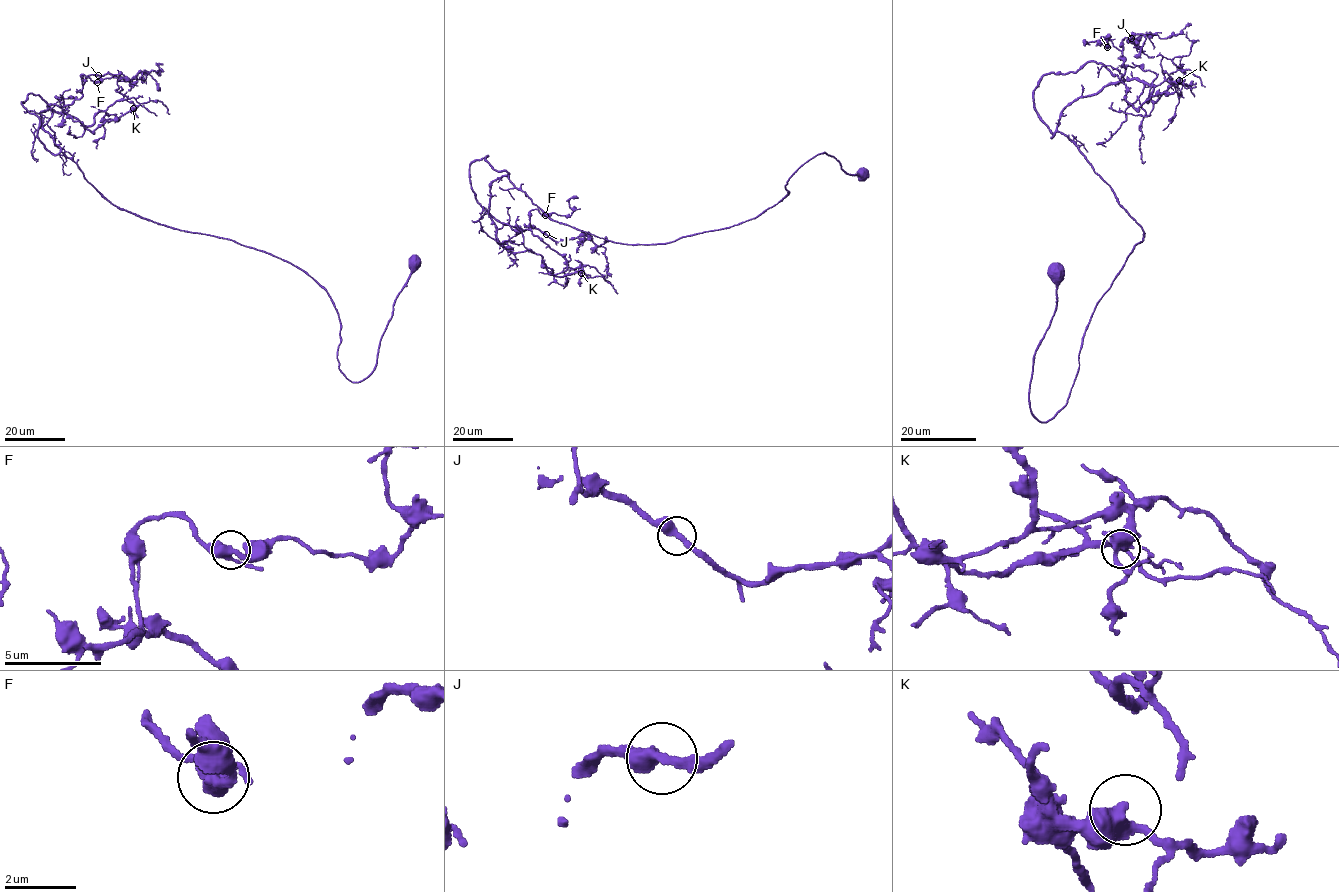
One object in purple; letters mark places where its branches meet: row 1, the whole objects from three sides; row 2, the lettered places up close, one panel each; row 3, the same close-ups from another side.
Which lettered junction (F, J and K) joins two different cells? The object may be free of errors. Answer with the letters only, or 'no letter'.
no letter

